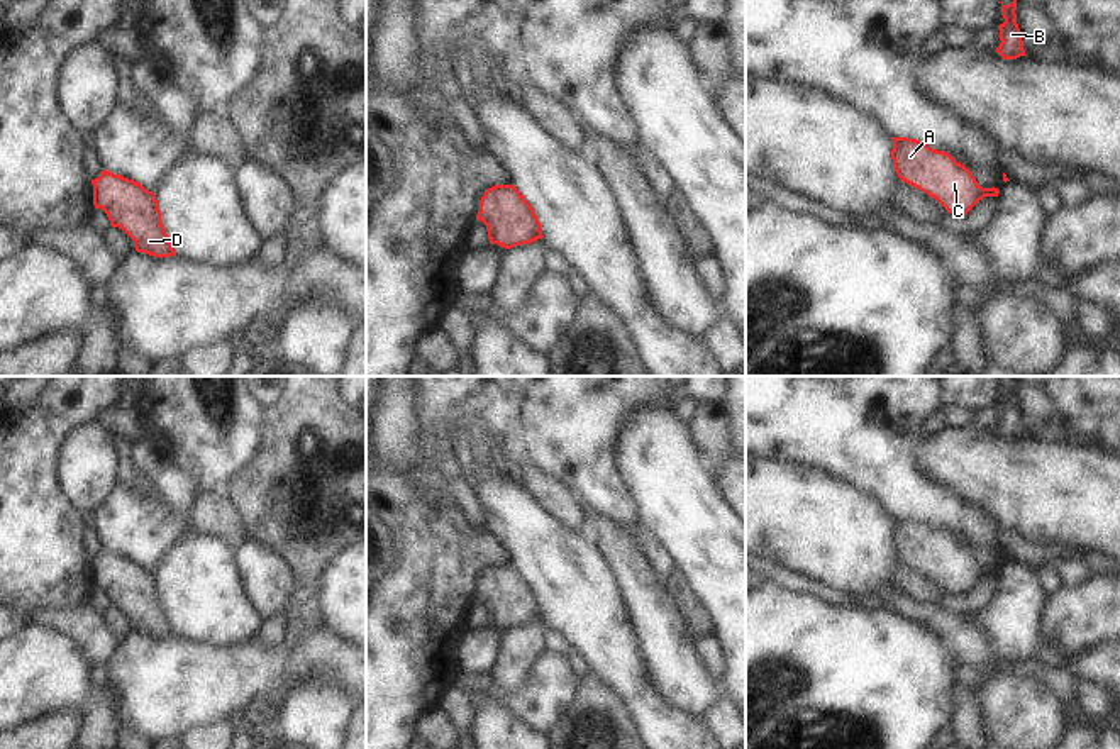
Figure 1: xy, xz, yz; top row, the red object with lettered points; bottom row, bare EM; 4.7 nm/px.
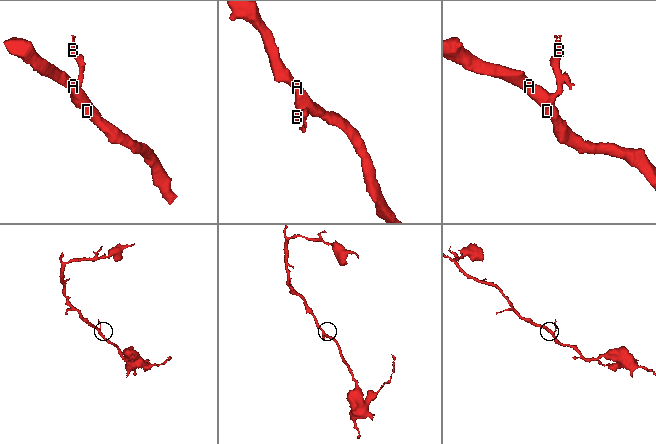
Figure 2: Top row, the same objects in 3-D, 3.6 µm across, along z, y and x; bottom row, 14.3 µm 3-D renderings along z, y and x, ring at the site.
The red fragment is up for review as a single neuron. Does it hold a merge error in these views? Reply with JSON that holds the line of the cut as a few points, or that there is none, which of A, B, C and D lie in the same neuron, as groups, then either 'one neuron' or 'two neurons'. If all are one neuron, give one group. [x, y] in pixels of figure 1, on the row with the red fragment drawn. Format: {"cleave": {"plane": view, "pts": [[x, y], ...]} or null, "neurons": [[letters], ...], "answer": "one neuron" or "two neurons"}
{"cleave": null, "neurons": [["A", "B", "C", "D"]], "answer": "one neuron"}

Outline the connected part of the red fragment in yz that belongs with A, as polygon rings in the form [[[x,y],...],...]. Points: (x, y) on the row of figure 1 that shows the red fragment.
[[[891,139],[891,159],[898,178],[935,198],[949,214],[968,215],[984,197],[998,197],[998,188],[983,188],[949,153],[917,139]]]

